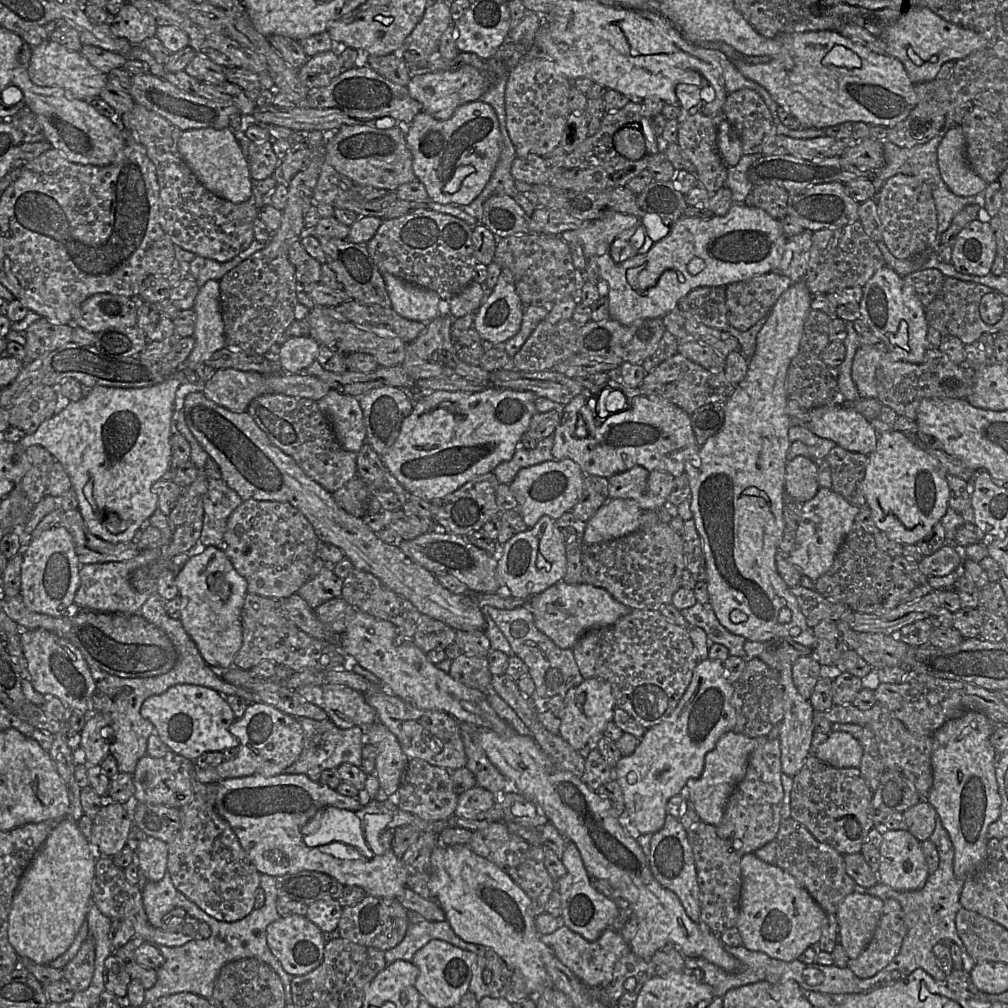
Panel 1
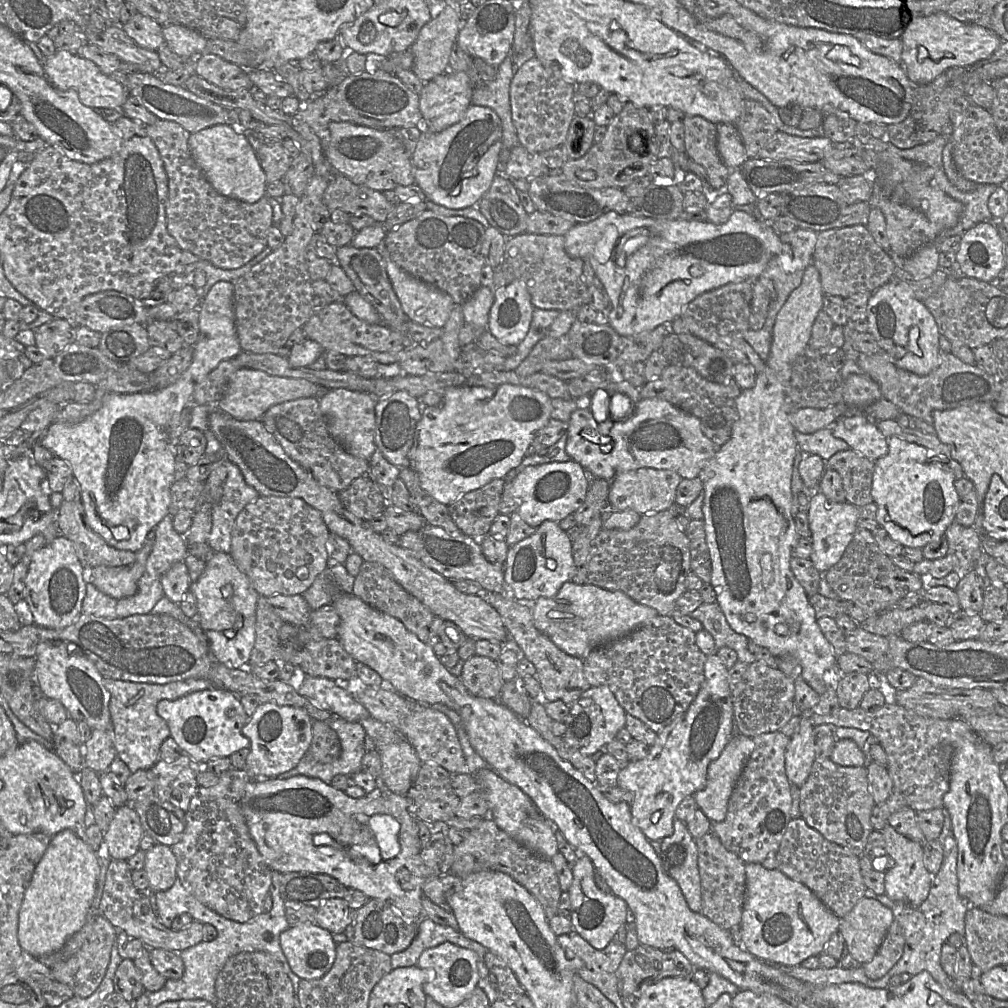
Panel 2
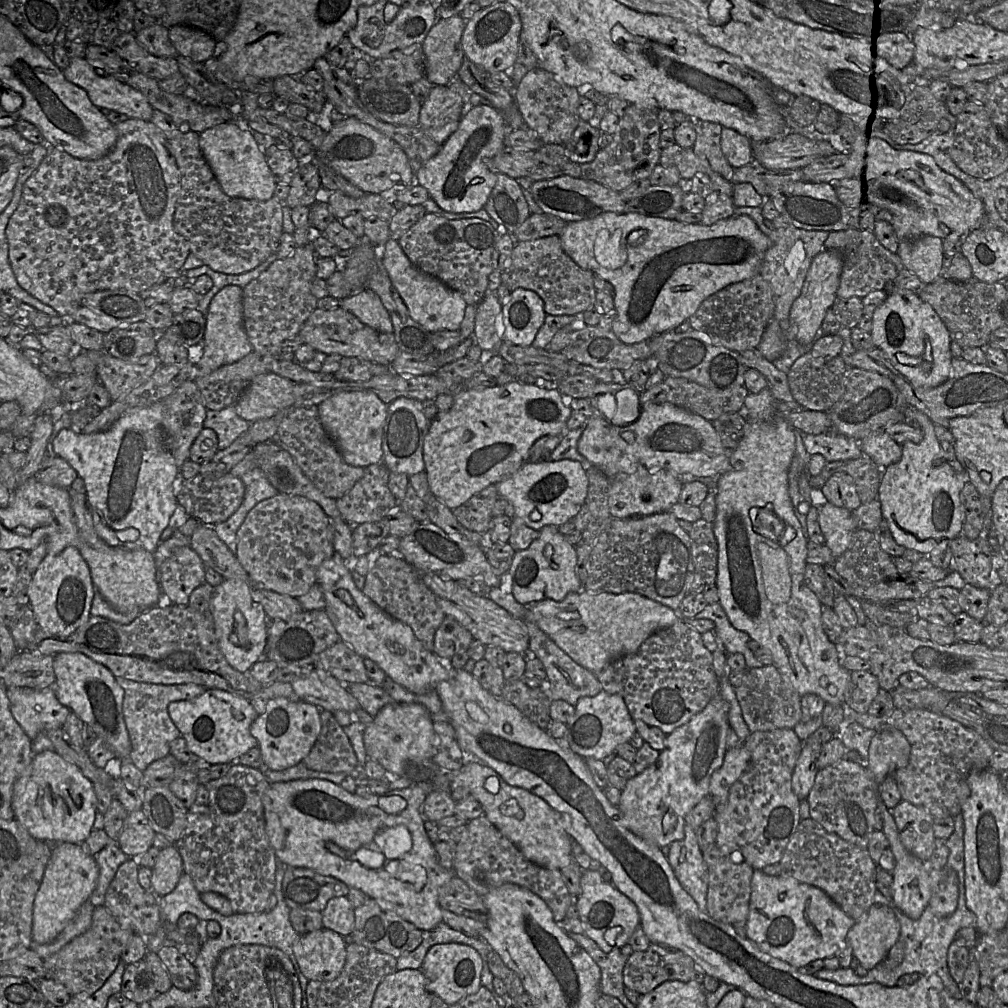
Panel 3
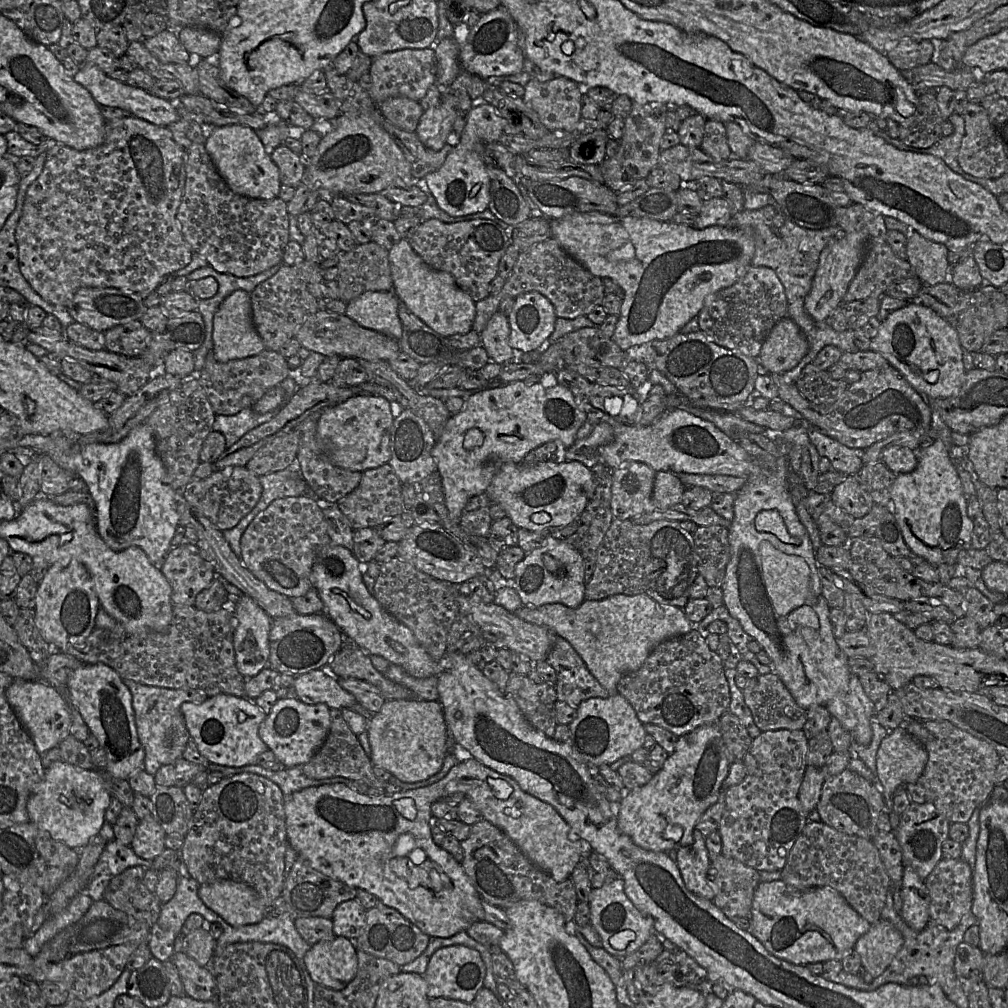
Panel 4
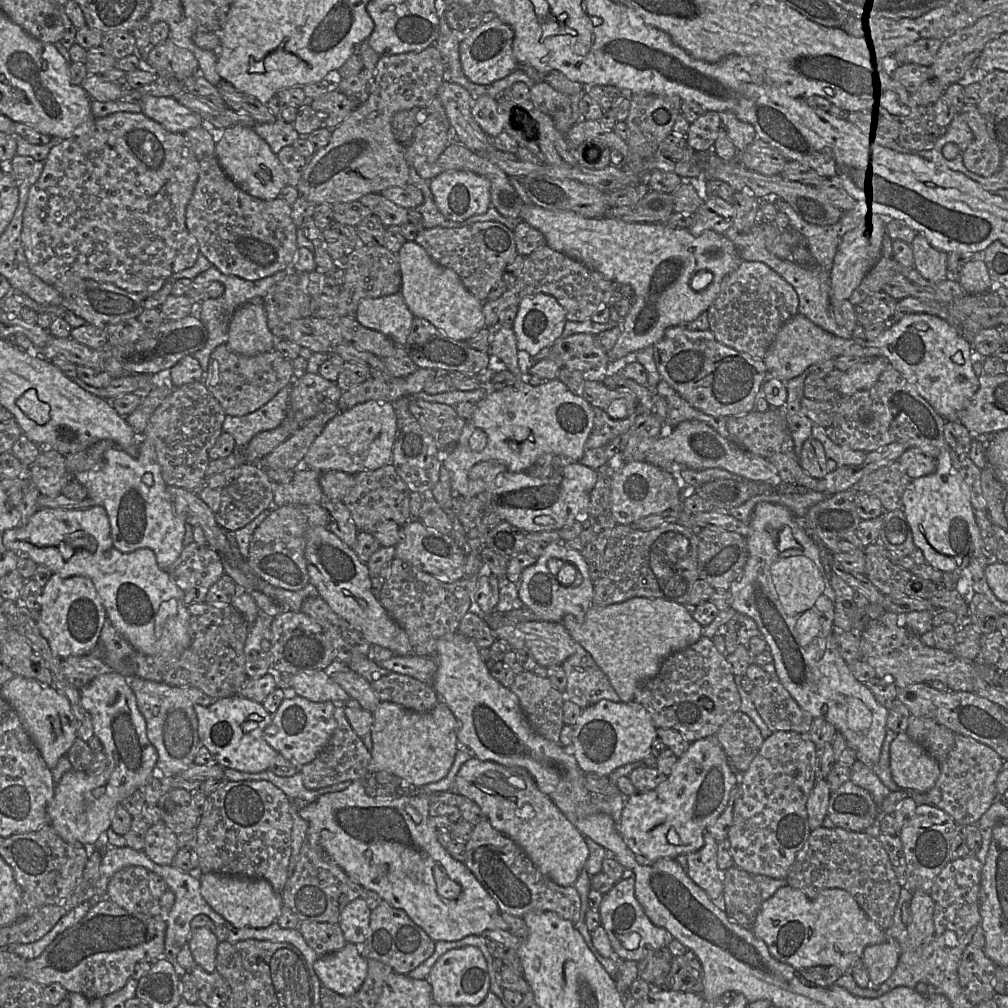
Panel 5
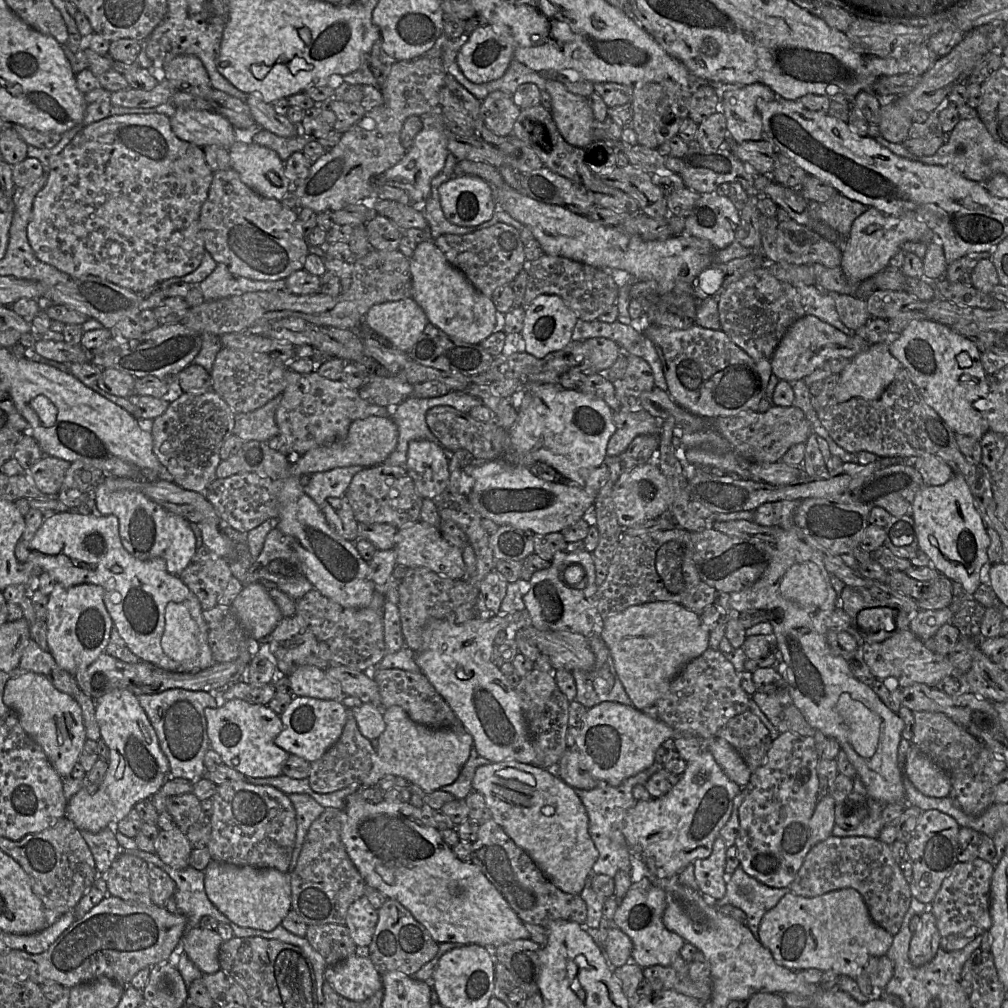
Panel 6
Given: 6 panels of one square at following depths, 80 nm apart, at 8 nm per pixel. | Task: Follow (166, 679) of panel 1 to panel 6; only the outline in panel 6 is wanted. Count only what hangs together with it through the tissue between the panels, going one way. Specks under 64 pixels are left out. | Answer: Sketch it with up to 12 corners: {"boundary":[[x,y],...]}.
{"boundary":[[221,692],[137,696],[169,778],[204,777],[206,708]]}

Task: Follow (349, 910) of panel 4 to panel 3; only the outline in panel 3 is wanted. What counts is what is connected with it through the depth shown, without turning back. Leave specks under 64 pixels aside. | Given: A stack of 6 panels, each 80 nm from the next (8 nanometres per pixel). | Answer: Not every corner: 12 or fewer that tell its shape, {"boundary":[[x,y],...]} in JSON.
{"boundary":[[346,896],[329,900],[323,927],[349,938],[354,906]]}

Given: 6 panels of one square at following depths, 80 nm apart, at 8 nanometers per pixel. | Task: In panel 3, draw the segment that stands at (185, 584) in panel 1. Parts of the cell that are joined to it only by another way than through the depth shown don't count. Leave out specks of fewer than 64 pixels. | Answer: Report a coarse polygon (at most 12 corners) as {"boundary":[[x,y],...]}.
{"boundary":[[251,585],[214,586],[209,611],[235,670],[265,658],[270,624]]}

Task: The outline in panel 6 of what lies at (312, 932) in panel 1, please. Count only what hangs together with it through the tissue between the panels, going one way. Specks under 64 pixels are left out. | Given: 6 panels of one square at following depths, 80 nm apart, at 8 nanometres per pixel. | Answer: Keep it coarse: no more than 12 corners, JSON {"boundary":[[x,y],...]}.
{"boundary":[[356,953],[327,966],[325,981],[352,1001],[383,989],[381,971]]}

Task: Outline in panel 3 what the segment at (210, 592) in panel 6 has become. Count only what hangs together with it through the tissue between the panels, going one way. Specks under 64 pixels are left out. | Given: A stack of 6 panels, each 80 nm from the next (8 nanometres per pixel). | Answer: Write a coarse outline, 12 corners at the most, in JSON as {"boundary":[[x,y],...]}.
{"boundary":[[189,546],[159,565],[172,604],[188,606],[207,566]]}

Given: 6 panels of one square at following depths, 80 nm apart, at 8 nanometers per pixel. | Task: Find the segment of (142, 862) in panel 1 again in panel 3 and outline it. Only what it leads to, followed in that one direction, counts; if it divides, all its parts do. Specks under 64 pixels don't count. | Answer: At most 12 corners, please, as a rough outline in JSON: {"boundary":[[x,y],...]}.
{"boundary":[[175,845],[161,849],[152,867],[152,892],[172,892],[184,874]]}

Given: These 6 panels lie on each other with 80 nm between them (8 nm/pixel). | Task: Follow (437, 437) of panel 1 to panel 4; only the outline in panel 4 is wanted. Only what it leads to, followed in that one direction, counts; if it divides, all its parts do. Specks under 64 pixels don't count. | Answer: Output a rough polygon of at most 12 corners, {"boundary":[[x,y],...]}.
{"boundary":[[568,388],[481,389],[432,449],[450,519],[586,421]]}

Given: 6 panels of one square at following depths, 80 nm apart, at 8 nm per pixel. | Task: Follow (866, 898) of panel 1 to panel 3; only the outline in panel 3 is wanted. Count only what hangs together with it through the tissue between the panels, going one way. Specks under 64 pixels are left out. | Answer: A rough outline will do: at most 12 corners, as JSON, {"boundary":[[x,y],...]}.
{"boundary":[[873,904],[846,942],[867,970],[900,938],[888,906]]}

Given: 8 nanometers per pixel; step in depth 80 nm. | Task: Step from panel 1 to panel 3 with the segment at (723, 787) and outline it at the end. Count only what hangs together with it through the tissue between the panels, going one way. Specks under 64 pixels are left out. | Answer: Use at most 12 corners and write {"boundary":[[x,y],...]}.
{"boundary":[[744,742],[727,749],[713,773],[709,797],[716,810],[746,771],[750,752]]}

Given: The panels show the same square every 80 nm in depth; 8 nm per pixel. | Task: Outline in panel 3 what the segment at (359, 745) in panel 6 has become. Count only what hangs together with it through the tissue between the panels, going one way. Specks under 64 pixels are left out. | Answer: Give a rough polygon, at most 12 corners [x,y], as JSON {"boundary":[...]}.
{"boundary":[[321,711],[308,769],[345,773],[367,787],[364,766],[343,727]]}

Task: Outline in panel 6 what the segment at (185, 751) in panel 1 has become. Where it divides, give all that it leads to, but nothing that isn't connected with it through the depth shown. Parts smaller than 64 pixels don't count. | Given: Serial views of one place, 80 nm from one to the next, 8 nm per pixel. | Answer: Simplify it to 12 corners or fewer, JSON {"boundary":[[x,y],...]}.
{"boundary":[[241,699],[206,708],[210,748],[247,777],[282,775],[283,724]]}

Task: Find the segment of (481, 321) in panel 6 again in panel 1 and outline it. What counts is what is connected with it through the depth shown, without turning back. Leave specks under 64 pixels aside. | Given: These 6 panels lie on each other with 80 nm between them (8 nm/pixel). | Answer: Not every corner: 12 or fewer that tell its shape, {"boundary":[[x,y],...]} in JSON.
{"boundary":[[383,273],[391,307],[427,323],[440,315],[432,290]]}

